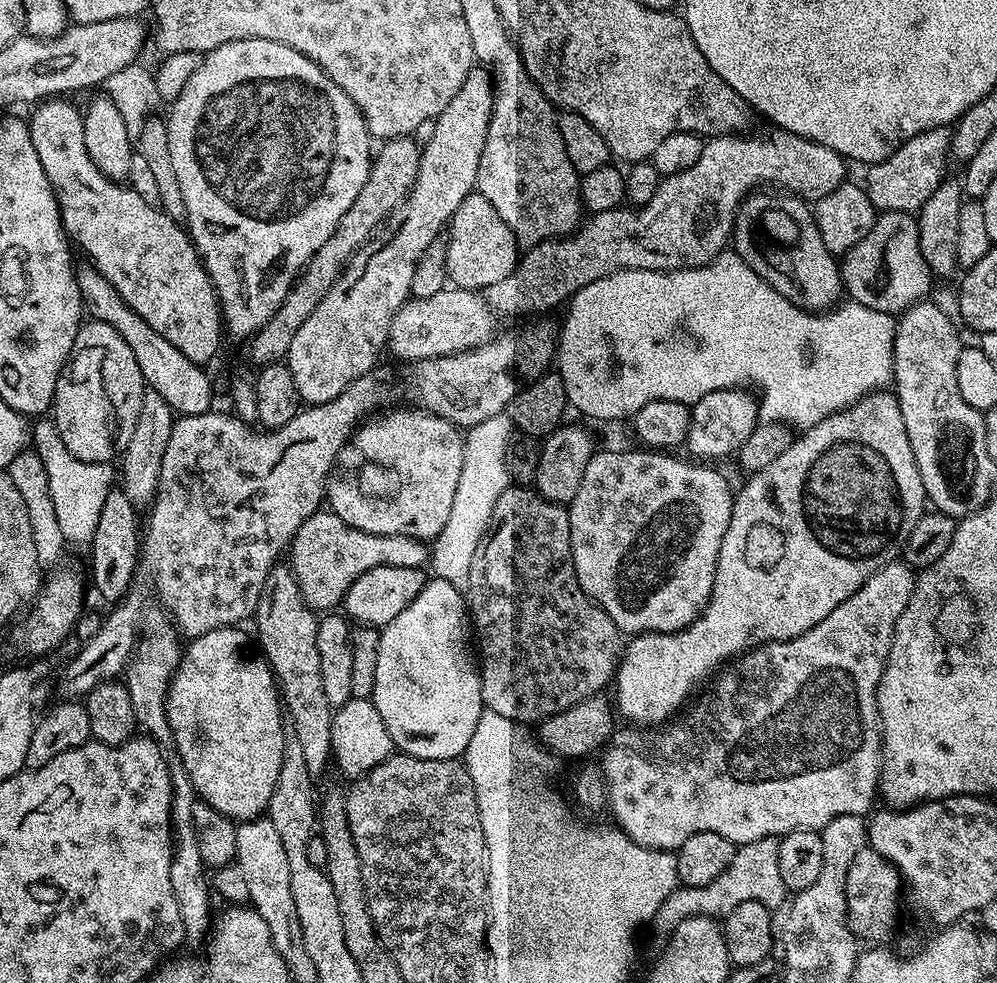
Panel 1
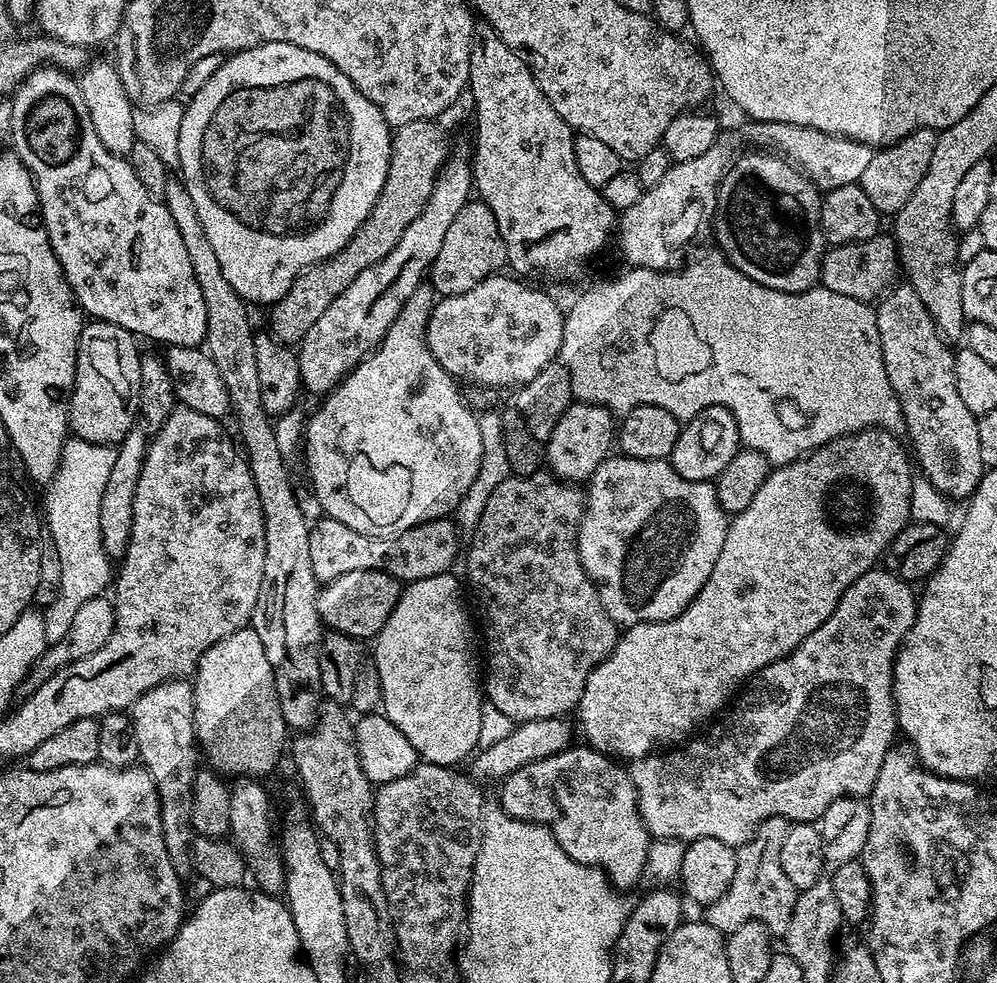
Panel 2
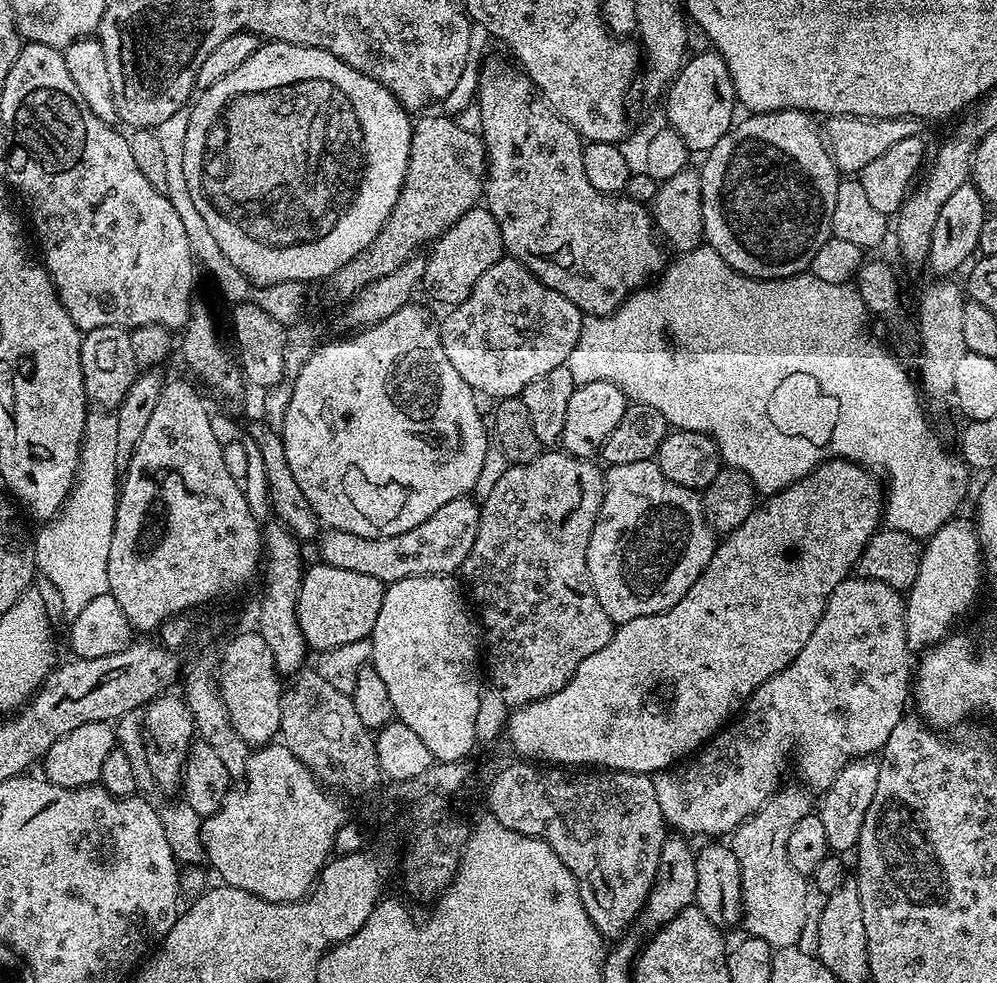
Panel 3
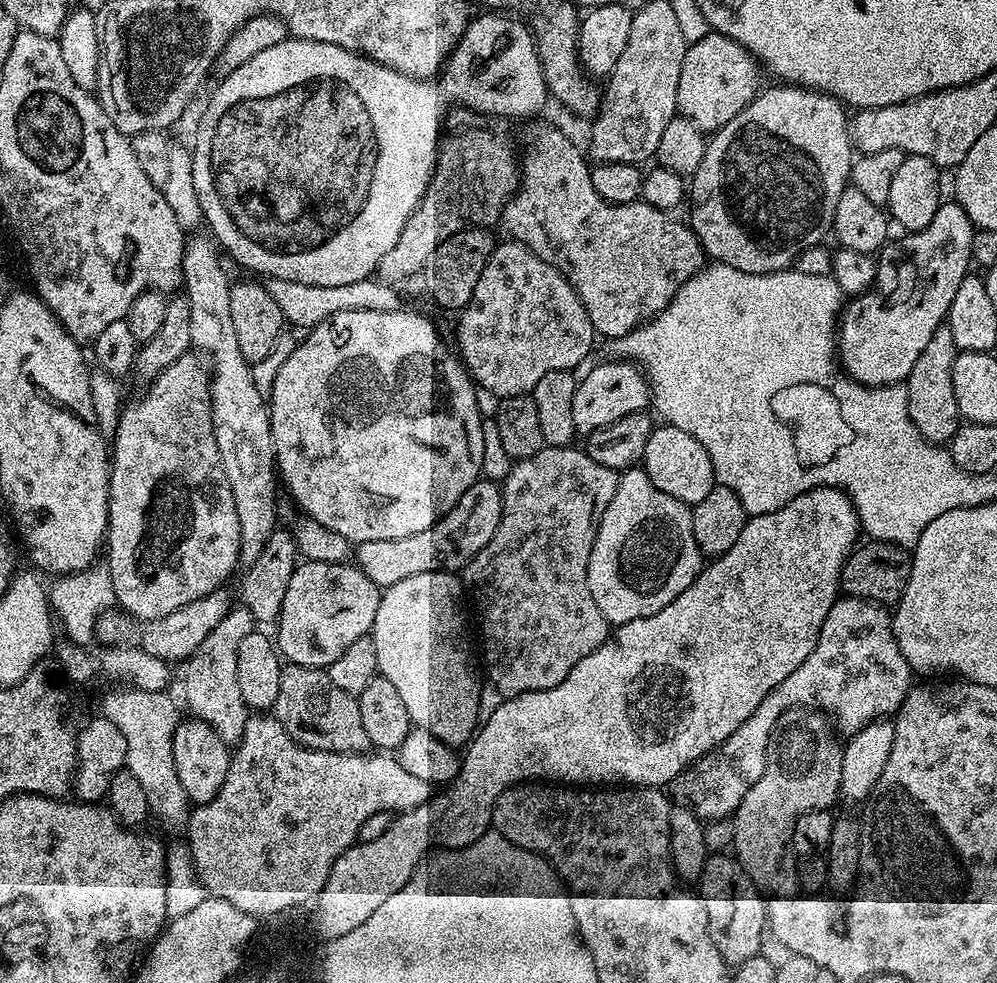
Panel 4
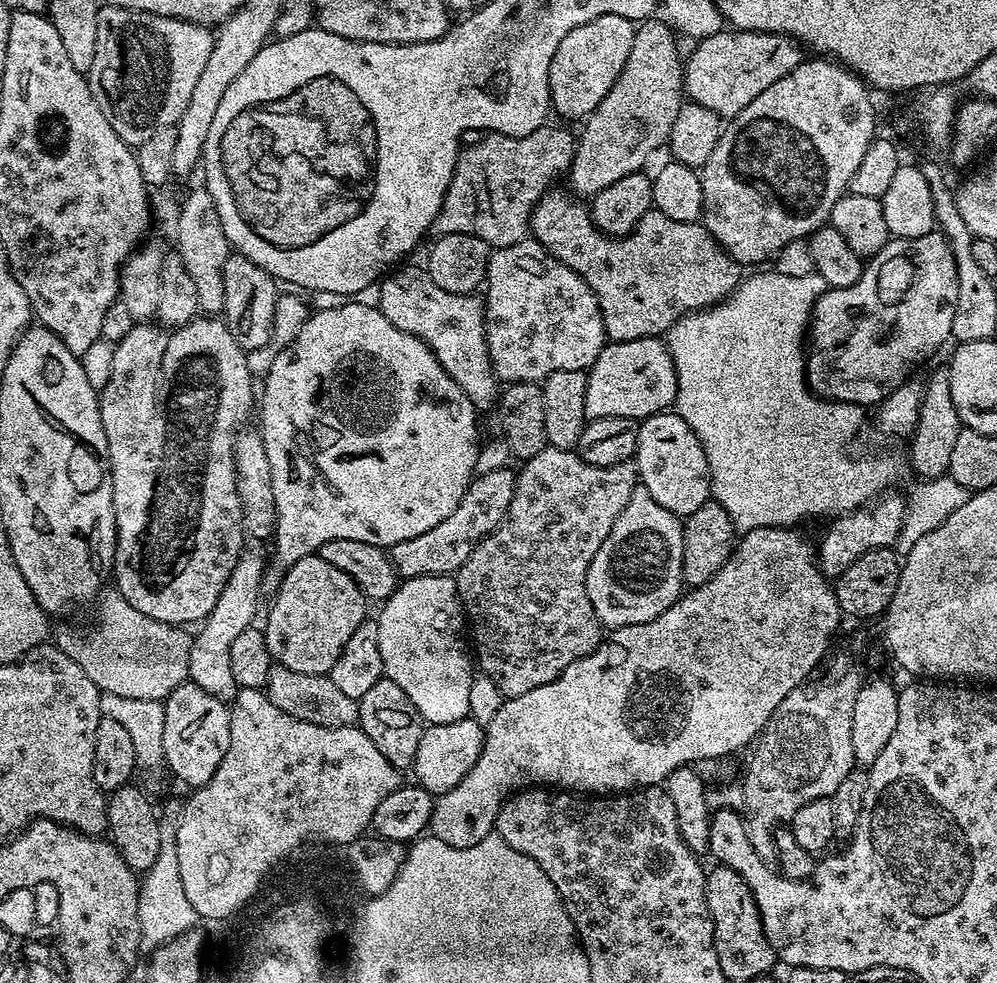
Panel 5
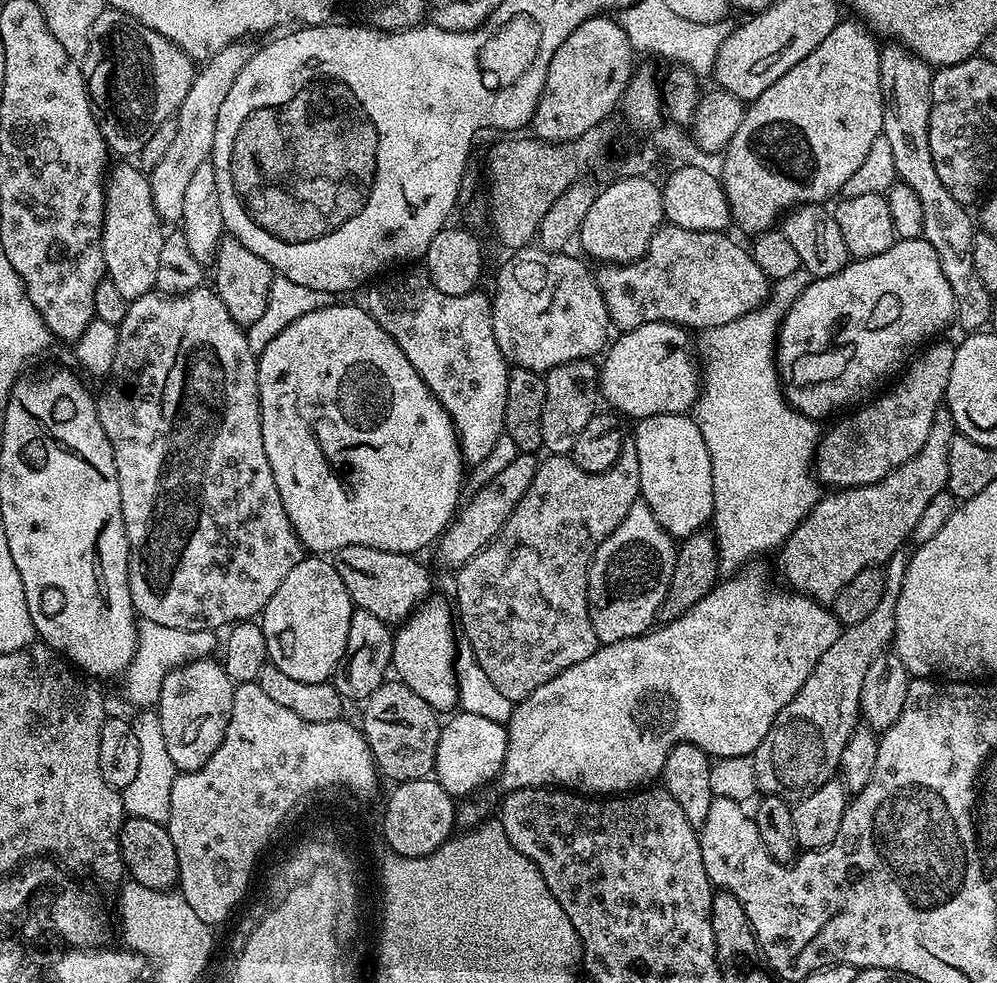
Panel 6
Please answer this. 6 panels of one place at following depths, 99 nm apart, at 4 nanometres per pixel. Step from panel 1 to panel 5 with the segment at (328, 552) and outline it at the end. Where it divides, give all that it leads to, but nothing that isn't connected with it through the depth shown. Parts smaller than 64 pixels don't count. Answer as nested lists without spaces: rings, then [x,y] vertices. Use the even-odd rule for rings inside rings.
[[[505,466],[500,469],[491,470],[489,473],[482,473],[473,479],[468,485],[466,494],[462,494],[462,502],[454,506],[454,511],[447,518],[442,518],[438,526],[430,526],[422,534],[414,538],[406,538],[406,542],[398,542],[392,545],[390,557],[392,565],[396,567],[397,577],[404,580],[413,580],[419,576],[452,576],[460,571],[460,567],[474,554],[474,546],[478,546],[489,536],[497,526],[504,520],[506,510],[510,510],[510,498],[514,498],[514,486],[516,485],[516,472],[511,467]]]

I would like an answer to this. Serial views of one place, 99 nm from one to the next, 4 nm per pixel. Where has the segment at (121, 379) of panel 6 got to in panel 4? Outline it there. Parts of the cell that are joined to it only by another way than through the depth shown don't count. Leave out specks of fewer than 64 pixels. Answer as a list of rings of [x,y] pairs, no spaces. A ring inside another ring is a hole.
[[[192,354],[178,358],[157,380],[147,385],[145,392],[148,393],[121,411],[116,435],[110,444],[106,567],[114,586],[116,604],[137,620],[163,618],[178,610],[178,606],[186,606],[186,602],[210,594],[238,568],[238,510],[234,510],[234,494],[228,485],[210,423],[210,372],[199,362]]]

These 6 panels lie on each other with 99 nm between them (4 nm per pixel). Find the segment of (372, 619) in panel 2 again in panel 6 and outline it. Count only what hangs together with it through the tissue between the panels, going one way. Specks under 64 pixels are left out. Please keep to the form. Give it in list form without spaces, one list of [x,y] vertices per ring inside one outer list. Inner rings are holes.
[[[316,554],[305,555],[304,559],[298,562],[298,566],[294,566],[290,574],[286,574],[282,586],[274,590],[274,598],[266,602],[259,617],[258,623],[264,631],[269,661],[278,670],[290,674],[290,678],[298,678],[298,682],[331,681],[332,674],[346,650],[346,634],[350,631],[353,611],[354,605],[346,590],[346,582],[342,582],[335,563]]]

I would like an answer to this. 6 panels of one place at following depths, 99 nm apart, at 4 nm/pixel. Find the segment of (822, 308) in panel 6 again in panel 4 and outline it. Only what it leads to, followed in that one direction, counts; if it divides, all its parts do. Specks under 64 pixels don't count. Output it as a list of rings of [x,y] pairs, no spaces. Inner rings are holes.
[[[944,202],[928,226],[909,231],[902,235],[901,240],[893,239],[879,253],[876,281],[867,292],[849,299],[838,317],[838,360],[847,375],[867,388],[881,388],[907,381],[910,370],[914,370],[914,362],[918,362],[922,350],[926,350],[926,342],[930,342],[930,338],[934,338],[934,334],[947,321],[950,302],[954,302],[954,294],[962,278],[969,275],[971,268],[968,267],[973,267],[972,243],[976,231],[960,204]]]

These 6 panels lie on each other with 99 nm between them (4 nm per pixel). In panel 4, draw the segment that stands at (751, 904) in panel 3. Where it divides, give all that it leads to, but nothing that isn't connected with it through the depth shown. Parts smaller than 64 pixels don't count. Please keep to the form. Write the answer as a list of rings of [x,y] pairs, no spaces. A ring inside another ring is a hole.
[[[792,708],[778,718],[768,743],[768,761],[762,770],[762,778],[758,778],[758,782],[754,782],[750,790],[746,790],[746,798],[742,798],[730,820],[732,844],[736,847],[734,855],[751,880],[756,883],[757,888],[769,888],[772,894],[788,894],[797,887],[794,864],[788,861],[794,826],[798,818],[802,818],[802,814],[831,809],[831,804],[841,799],[840,783],[844,754],[841,741],[838,742],[836,739],[837,733],[823,712],[814,712],[811,708]]]

